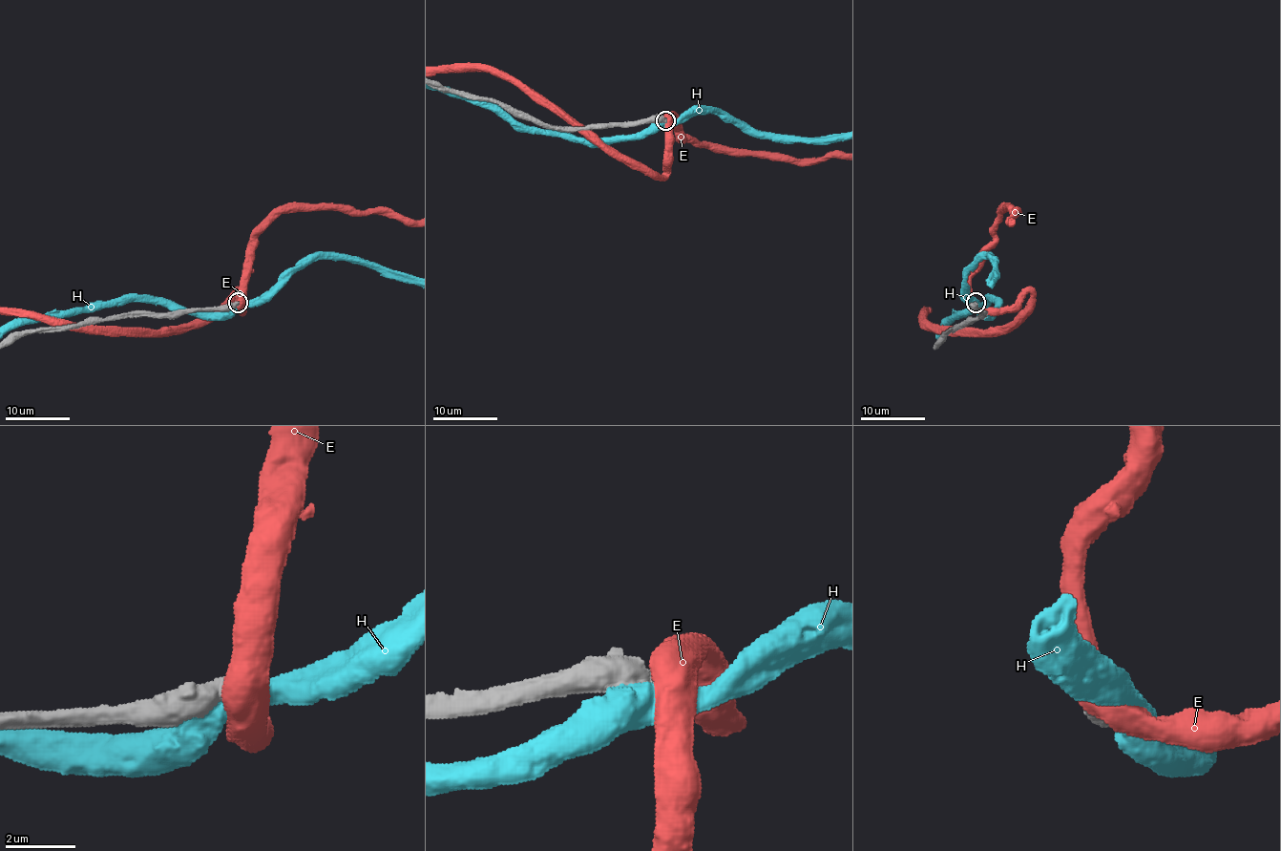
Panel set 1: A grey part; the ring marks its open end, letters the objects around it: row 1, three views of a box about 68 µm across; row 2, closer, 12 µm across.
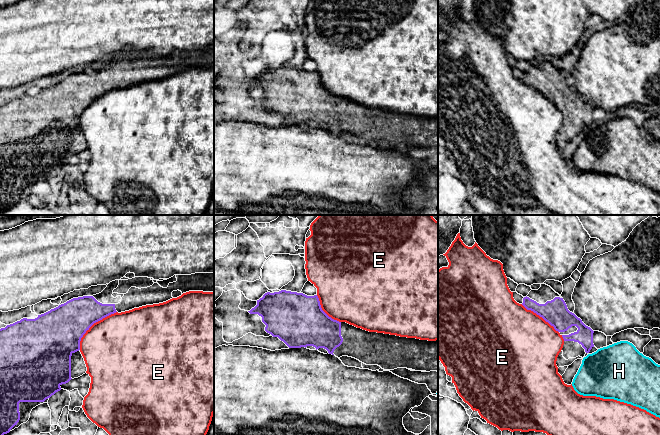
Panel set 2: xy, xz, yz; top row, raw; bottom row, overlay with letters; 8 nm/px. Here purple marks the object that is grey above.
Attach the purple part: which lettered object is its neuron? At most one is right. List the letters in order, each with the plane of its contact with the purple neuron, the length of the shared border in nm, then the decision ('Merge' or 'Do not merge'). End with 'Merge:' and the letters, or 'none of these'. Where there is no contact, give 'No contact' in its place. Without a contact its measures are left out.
E: Touches purple in xy. Shared border 440 nm. Do not merge
H: No contact. Do not merge
Merge: none of these

